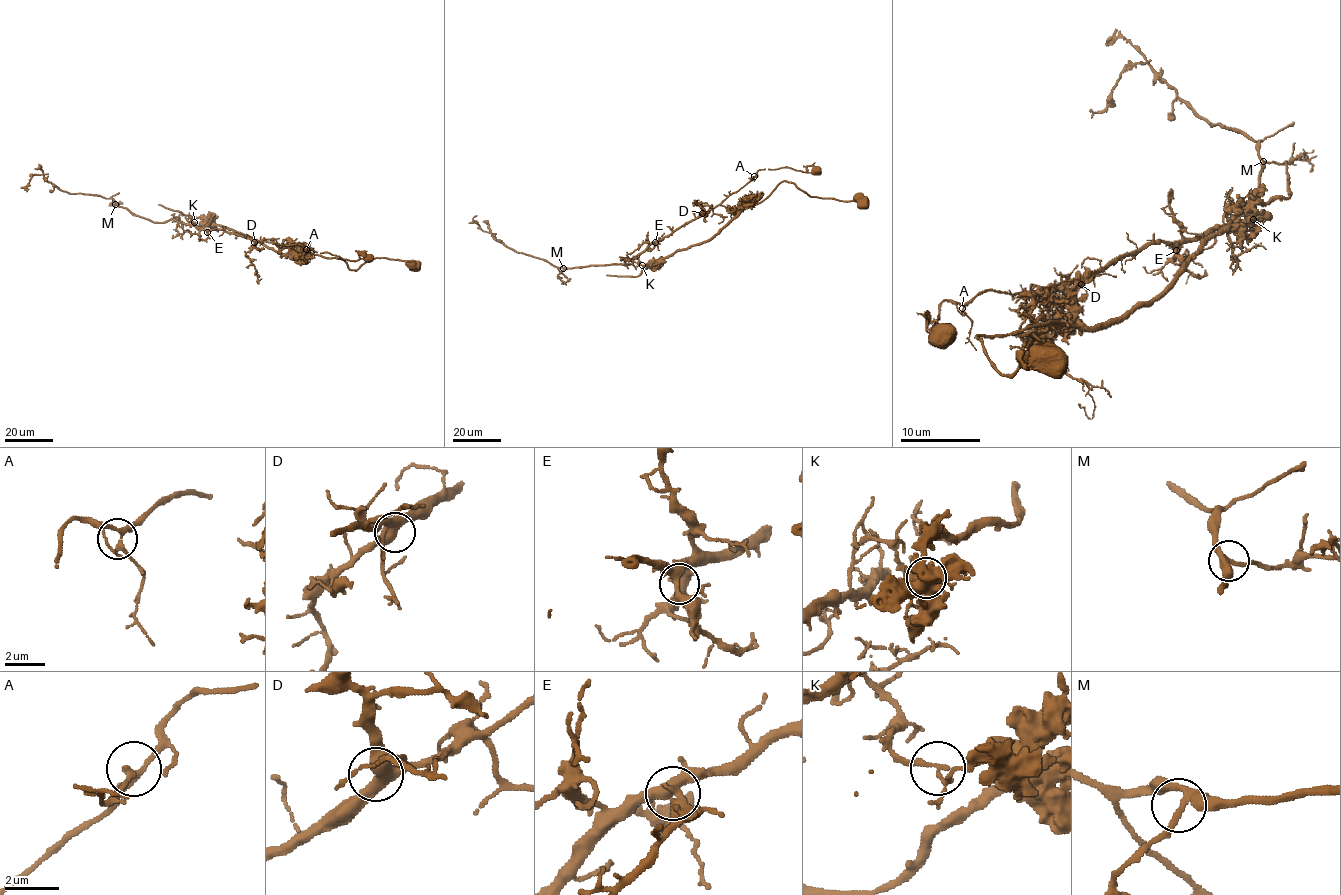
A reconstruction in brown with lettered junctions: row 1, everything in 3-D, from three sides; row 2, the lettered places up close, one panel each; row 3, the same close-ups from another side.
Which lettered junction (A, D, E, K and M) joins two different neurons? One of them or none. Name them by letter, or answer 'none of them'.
K

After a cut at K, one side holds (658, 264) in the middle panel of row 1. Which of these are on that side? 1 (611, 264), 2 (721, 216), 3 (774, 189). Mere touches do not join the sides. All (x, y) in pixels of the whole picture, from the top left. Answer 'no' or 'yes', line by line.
1: no
2: no
3: yes

